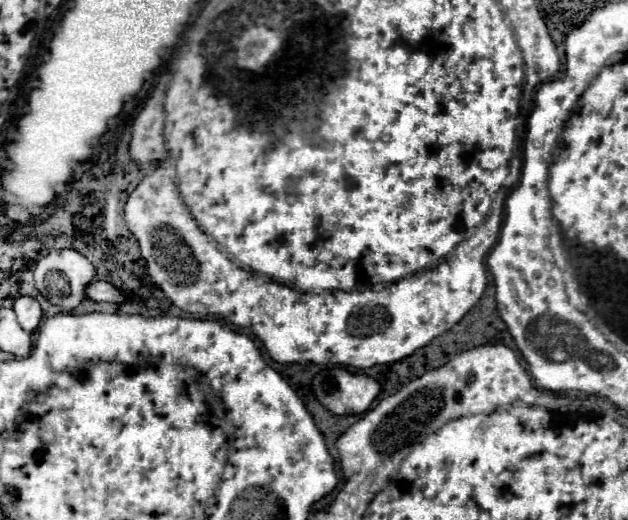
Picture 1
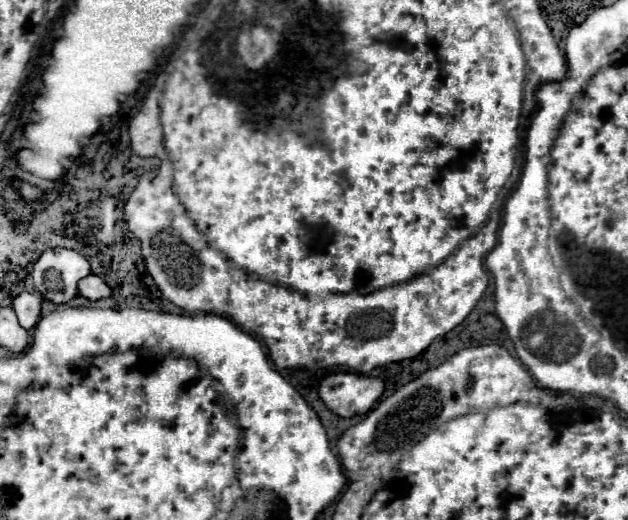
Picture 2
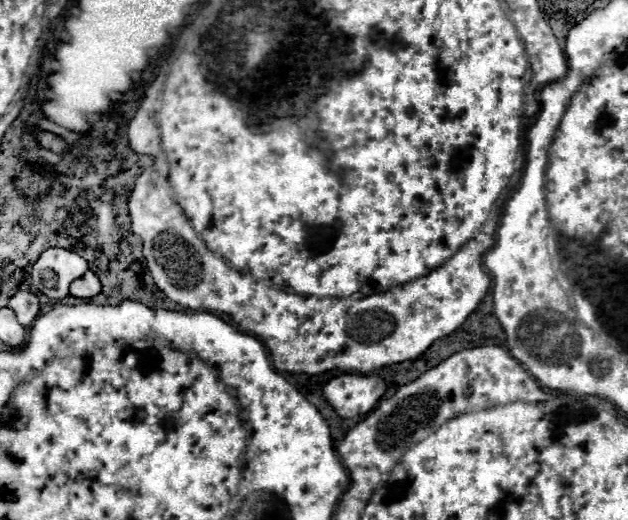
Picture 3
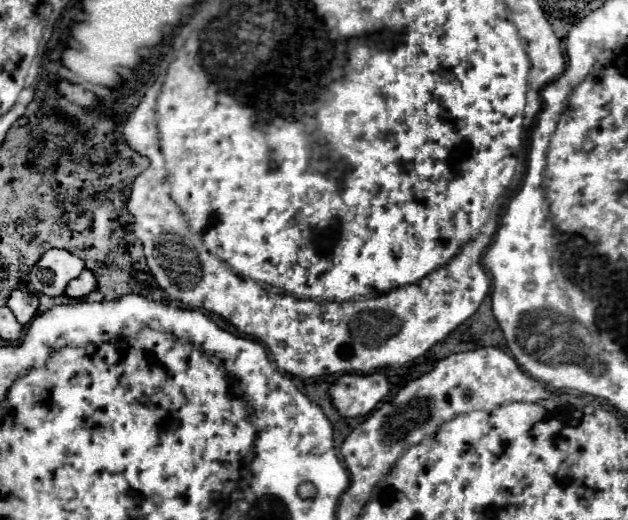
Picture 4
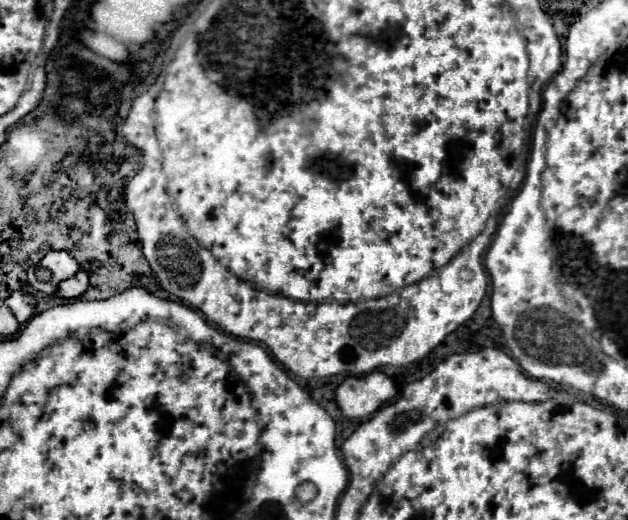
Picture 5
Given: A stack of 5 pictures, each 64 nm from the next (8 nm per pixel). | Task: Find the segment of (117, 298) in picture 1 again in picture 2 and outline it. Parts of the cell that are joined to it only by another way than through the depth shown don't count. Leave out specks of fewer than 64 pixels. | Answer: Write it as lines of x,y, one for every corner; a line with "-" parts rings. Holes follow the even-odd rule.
90,274
88,278
84,278
78,284
78,292
80,296
88,298
88,300
100,300
100,298
110,298
112,296
112,288
98,276

